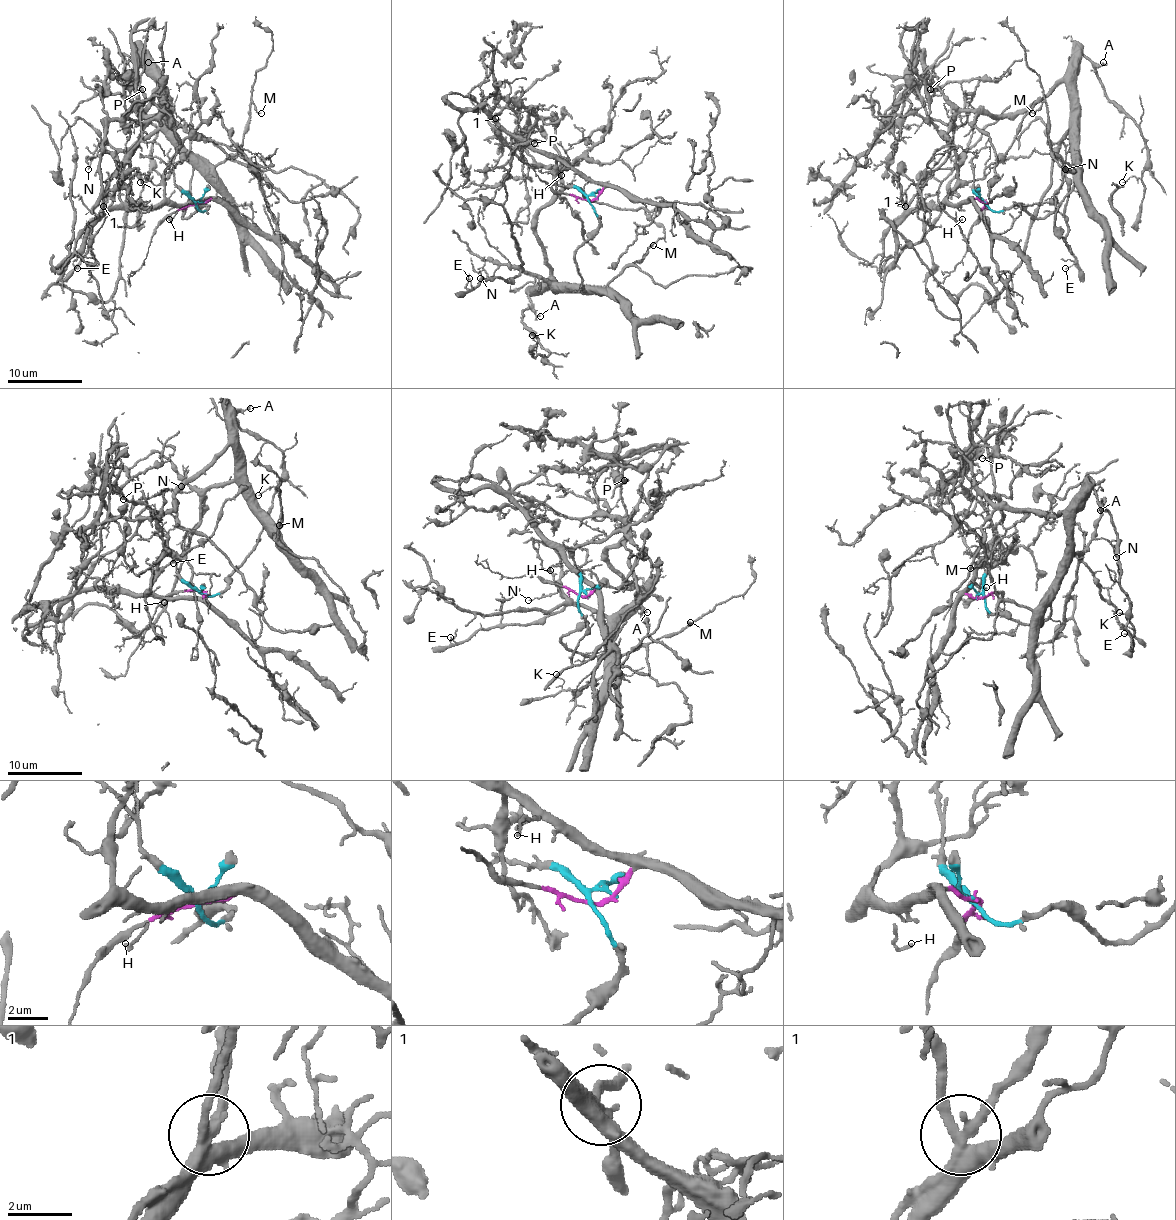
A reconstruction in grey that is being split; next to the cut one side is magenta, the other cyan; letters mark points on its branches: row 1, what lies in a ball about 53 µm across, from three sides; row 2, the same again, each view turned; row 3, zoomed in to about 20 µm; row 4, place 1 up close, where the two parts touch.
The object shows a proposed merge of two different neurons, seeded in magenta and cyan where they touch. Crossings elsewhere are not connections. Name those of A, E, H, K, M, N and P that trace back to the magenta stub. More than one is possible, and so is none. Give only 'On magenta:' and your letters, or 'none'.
On magenta: H, P

